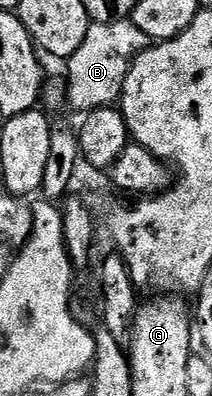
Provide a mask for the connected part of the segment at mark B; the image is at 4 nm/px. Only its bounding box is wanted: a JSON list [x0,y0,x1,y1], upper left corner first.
[67,19,151,114]

